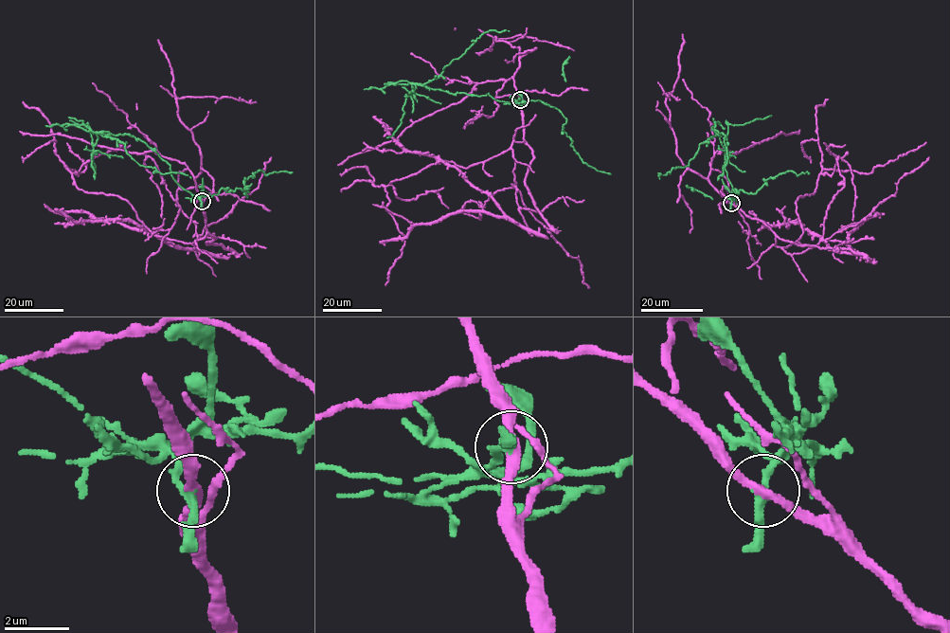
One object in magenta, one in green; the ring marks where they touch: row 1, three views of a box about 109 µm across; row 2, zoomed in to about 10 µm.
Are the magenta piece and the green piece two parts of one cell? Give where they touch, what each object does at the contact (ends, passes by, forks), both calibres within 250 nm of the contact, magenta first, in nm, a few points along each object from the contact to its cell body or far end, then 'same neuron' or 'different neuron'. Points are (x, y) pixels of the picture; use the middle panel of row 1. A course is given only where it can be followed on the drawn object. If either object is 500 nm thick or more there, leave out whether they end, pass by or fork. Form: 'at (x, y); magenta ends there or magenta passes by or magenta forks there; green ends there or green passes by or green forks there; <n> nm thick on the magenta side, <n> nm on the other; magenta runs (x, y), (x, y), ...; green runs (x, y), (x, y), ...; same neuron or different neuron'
at (520, 99); magenta passes by; green passes by; 300 nm thick on the magenta side, 240 nm on the other; magenta runs (519, 99), (525, 141), (468, 168), (456, 167), (503, 216), (457, 211), (426, 224), (410, 224), (372, 204); green runs (519, 99), (497, 101), (488, 94), (452, 94), (420, 85), (436, 79), (481, 34), (490, 30), (509, 31); different neuron

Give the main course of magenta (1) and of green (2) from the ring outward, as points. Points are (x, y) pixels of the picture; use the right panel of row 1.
1: (731, 203), (761, 220), (781, 247), (802, 234), (800, 224), (853, 253), (849, 235), (861, 223), (840, 226)
2: (731, 203), (734, 196), (726, 175), (723, 134), (715, 133), (700, 143), (688, 166), (658, 173), (659, 179)

